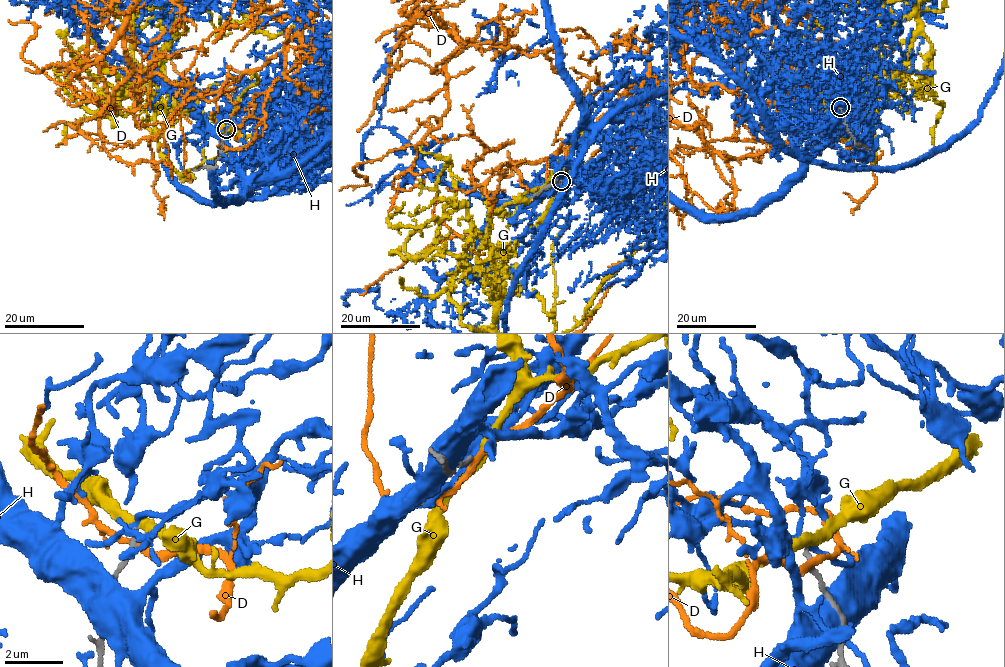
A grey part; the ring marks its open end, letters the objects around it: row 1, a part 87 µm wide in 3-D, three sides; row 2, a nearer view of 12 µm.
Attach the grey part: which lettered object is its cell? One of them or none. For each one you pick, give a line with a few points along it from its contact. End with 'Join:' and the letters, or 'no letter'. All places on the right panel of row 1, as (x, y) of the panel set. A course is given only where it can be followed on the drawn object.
Join: no letter

